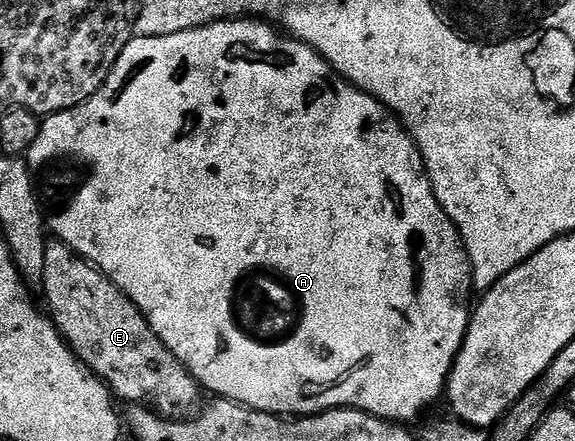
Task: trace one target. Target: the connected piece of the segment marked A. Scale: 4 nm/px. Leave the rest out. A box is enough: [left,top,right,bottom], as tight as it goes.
[26,16,474,424]

